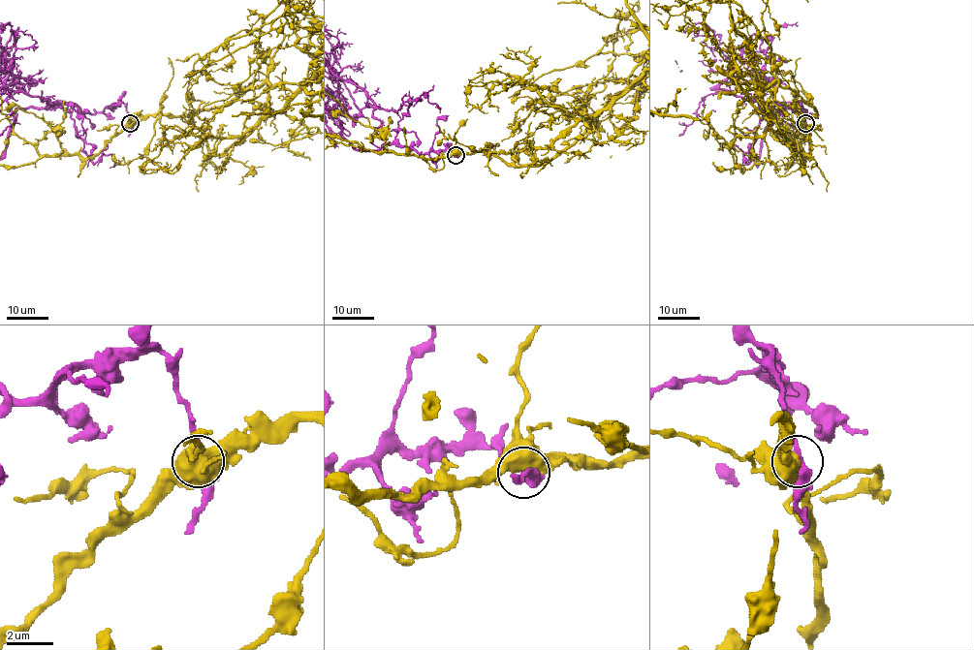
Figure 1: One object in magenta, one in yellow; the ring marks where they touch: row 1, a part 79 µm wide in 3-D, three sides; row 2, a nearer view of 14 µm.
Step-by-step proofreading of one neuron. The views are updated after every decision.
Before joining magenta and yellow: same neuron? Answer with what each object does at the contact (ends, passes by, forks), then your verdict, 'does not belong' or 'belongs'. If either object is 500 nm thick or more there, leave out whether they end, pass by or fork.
does not belong

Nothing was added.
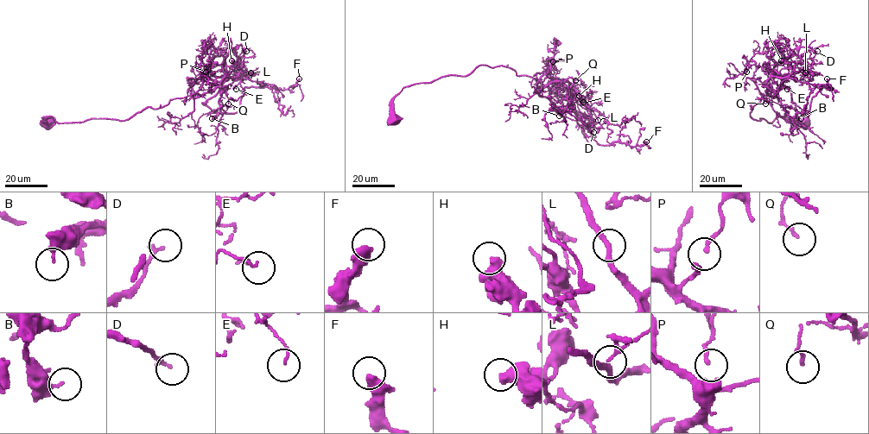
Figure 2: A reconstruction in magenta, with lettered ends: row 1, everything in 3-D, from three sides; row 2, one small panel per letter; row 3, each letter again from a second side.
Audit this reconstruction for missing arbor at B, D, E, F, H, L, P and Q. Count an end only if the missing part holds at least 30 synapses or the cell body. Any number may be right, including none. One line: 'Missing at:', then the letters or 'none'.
Missing at: F

